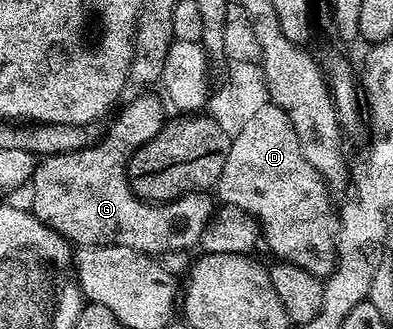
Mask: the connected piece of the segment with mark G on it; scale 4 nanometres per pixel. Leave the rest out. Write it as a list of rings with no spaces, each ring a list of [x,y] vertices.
[[[159,94],[157,95],[140,95],[137,99],[130,100],[128,104],[125,102],[115,112],[116,120],[109,125],[108,132],[97,143],[89,142],[78,151],[43,156],[37,162],[36,172],[32,174],[30,180],[32,214],[76,247],[117,243],[153,257],[159,256],[161,254],[159,251],[176,251],[179,247],[195,248],[202,237],[202,229],[206,229],[214,210],[214,199],[211,194],[193,193],[183,195],[175,203],[153,205],[138,198],[128,184],[128,162],[132,160],[132,154],[142,145],[146,145],[146,141],[153,139],[166,122],[166,114],[164,115],[166,103]]]

